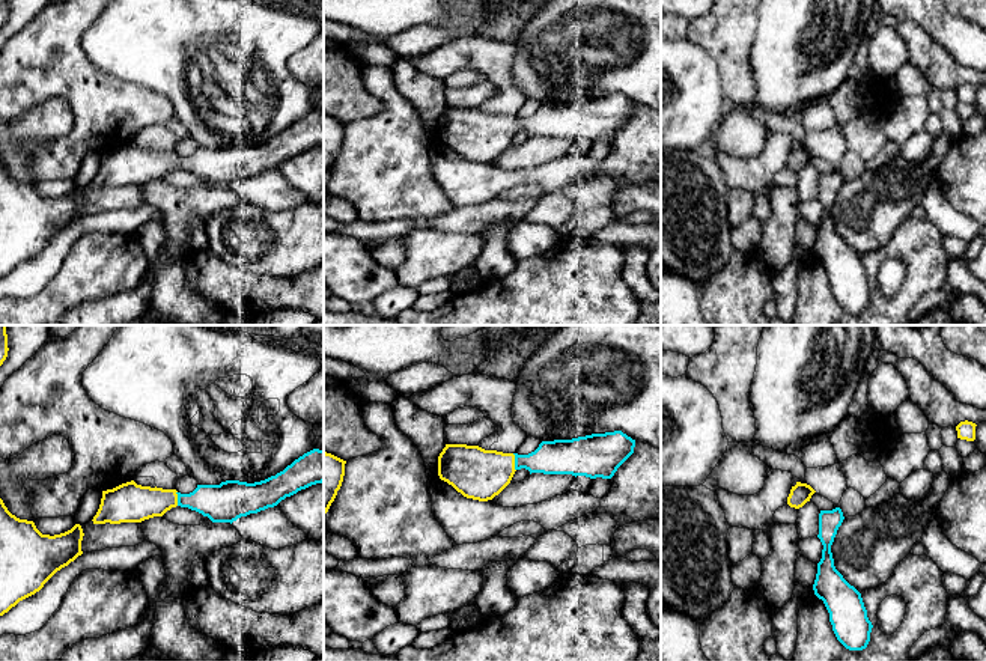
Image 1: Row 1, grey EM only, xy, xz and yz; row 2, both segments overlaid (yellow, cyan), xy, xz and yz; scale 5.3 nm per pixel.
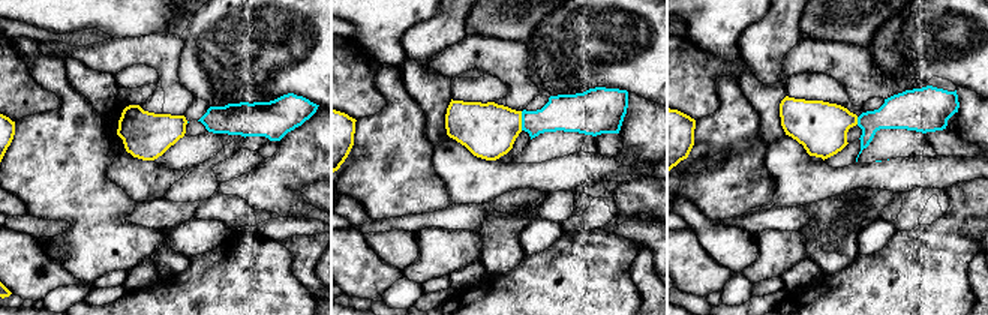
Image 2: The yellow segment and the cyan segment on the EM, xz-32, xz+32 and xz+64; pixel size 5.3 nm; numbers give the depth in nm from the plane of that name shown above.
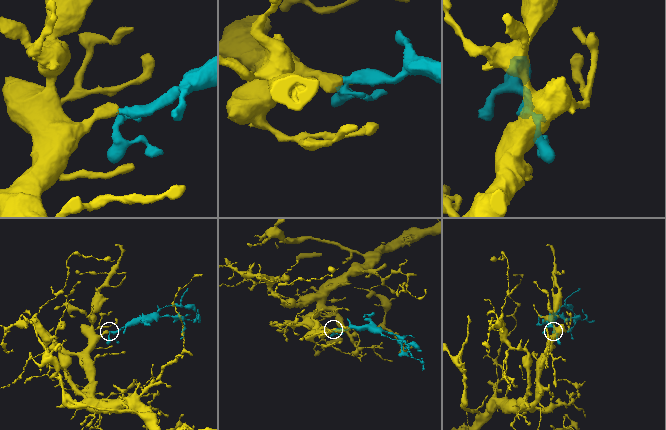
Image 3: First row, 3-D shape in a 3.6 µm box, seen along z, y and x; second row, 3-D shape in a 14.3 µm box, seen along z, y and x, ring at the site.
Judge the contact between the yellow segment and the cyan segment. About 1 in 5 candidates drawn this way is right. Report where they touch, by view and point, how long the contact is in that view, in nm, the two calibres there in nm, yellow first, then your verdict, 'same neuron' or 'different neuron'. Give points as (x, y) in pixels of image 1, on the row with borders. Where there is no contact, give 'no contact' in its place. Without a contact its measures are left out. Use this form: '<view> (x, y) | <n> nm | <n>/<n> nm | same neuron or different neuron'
xz (514, 463) | 100 nm | 280/190 nm | same neuron

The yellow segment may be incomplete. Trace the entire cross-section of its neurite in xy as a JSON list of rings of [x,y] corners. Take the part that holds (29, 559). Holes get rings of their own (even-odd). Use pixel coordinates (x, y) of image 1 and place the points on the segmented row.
[[[0,498],[0,616],[39,592],[57,571],[81,556],[83,536],[80,524],[60,535],[42,535],[33,521],[12,515]]]

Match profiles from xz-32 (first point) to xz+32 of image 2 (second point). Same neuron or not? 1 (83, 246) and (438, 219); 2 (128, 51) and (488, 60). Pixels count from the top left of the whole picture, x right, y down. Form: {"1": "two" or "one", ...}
{"1": "two", "2": "one"}

